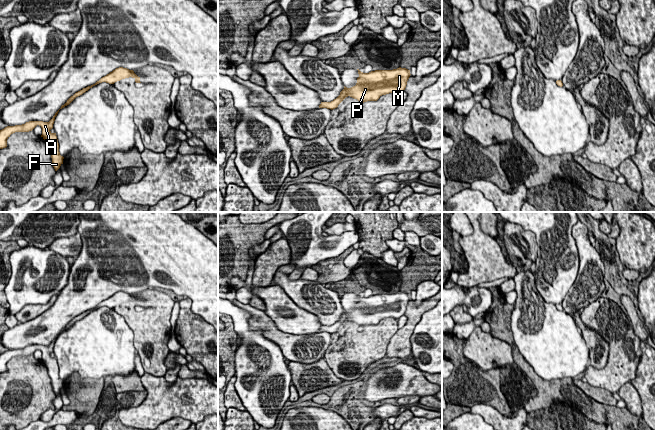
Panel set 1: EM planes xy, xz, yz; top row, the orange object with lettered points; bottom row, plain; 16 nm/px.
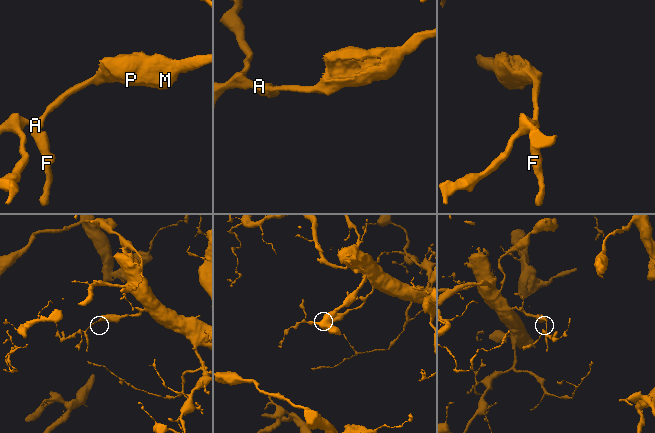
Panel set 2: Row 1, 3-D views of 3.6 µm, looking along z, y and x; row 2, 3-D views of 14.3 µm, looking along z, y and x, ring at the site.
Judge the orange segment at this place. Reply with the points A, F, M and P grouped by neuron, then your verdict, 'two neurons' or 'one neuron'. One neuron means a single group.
groups A F / M P; two neurons

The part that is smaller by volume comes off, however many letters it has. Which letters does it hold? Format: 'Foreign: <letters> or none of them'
Foreign: A, F

